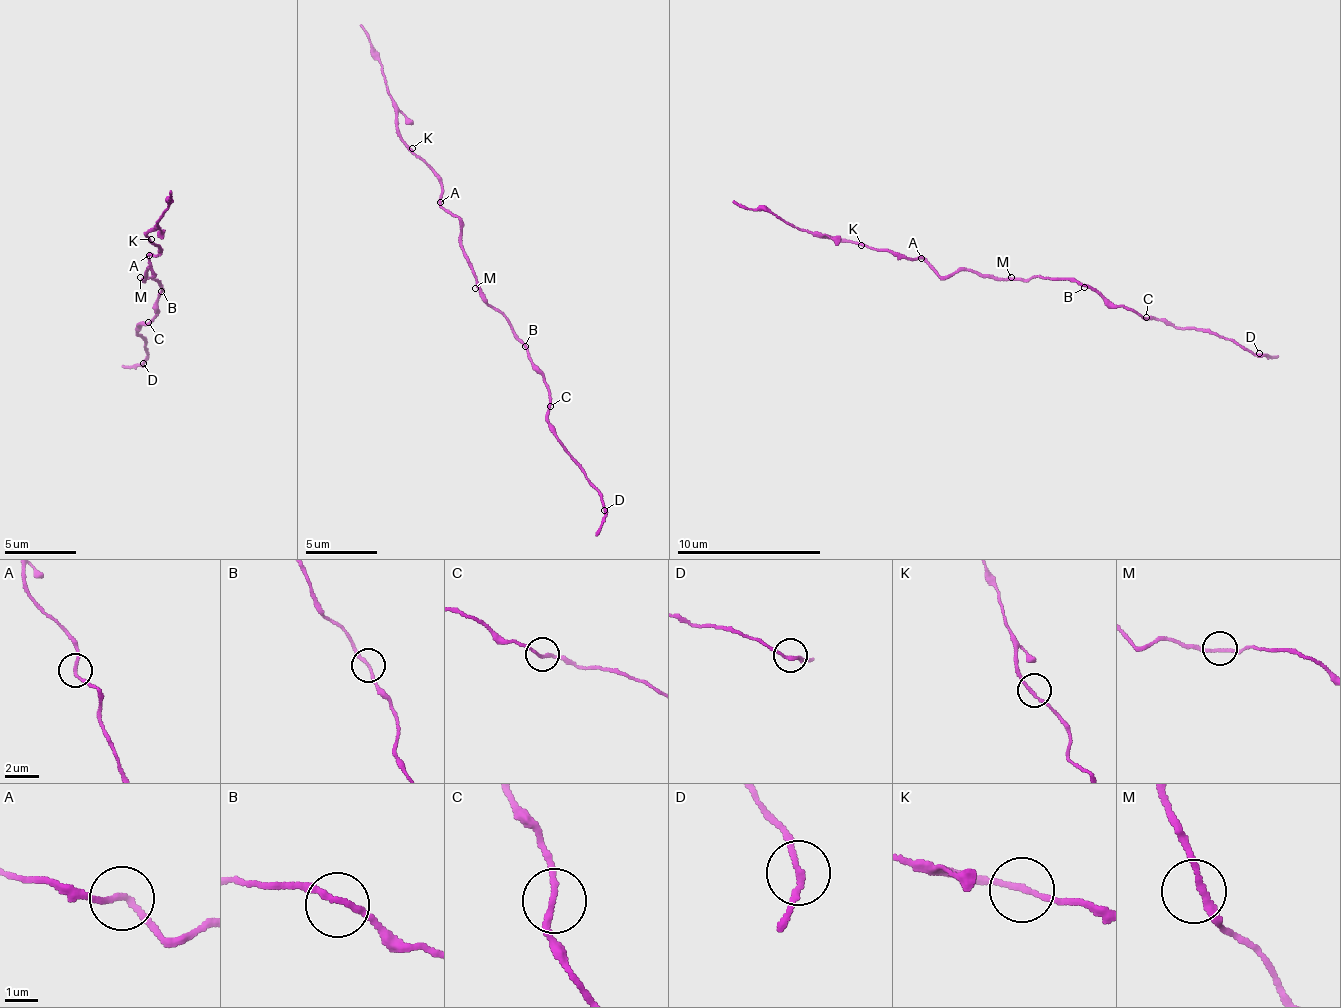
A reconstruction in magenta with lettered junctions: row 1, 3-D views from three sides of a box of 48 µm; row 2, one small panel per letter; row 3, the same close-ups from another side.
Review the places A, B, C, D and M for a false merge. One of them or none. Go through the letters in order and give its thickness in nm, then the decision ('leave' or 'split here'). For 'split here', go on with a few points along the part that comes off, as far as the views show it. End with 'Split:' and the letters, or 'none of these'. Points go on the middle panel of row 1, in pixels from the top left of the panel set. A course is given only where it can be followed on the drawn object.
A: 180 nm thick; leave
B: 180 nm thick; leave
C: 180 nm thick; leave
D: 180 nm thick; leave
M: 200 nm thick; leave
Split: none of these

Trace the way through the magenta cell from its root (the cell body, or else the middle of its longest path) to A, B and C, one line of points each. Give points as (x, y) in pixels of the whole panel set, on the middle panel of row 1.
A: (478, 284), (475, 270), (462, 248), (462, 219), (441, 201)
B: (478, 284), (478, 295), (494, 306), (507, 321), (515, 339), (525, 346)
C: (478, 284), (478, 295), (494, 306), (507, 321), (515, 339), (530, 353), (533, 370), (547, 385), (550, 406)

